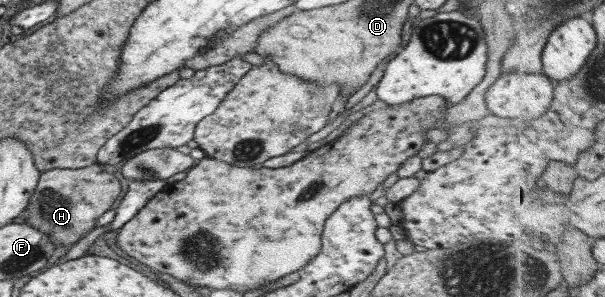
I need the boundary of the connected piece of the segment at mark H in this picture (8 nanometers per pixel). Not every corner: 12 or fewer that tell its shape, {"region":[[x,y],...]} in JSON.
{"region":[[99,164],[38,174],[21,218],[55,247],[121,192]]}

